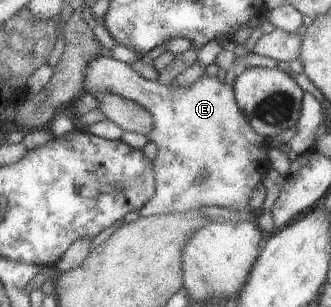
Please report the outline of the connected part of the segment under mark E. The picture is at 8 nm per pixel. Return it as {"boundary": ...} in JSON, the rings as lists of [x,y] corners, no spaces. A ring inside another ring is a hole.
{"boundary":[[[97,55],[88,62],[82,78],[82,92],[102,91],[133,101],[145,109],[152,118],[147,142],[157,146],[152,159],[154,176],[153,196],[137,211],[139,217],[147,215],[181,213],[198,207],[217,207],[240,211],[247,209],[251,190],[271,168],[267,158],[268,140],[258,135],[247,122],[245,115],[237,108],[232,88],[215,77],[201,75],[187,88],[173,88],[157,81],[148,81],[139,76],[129,64],[112,59],[109,55]]]}

